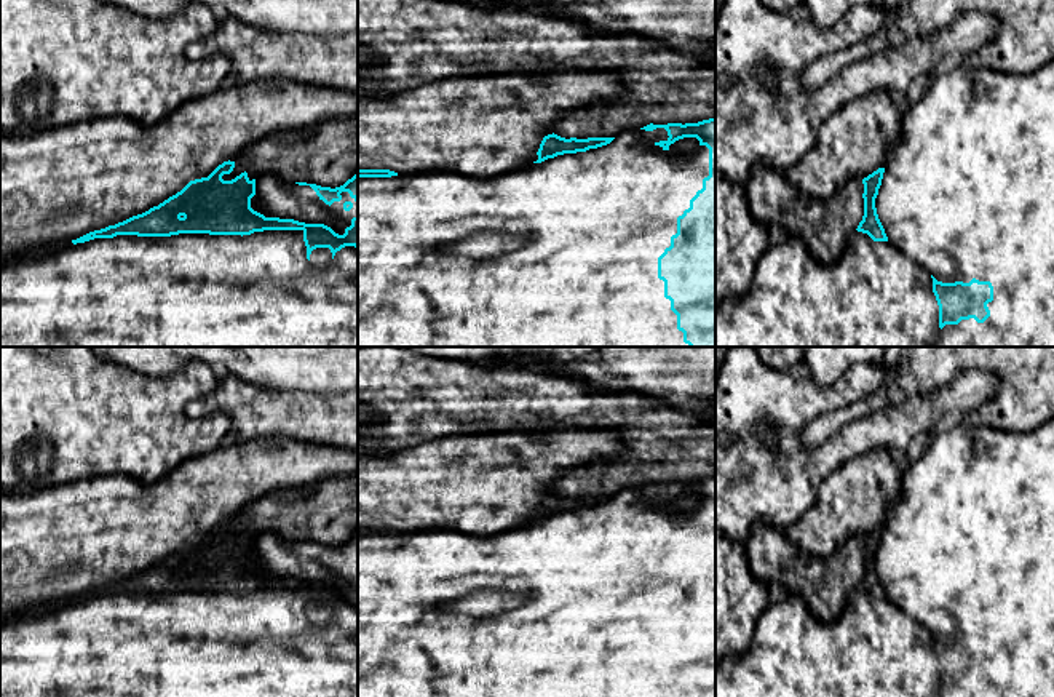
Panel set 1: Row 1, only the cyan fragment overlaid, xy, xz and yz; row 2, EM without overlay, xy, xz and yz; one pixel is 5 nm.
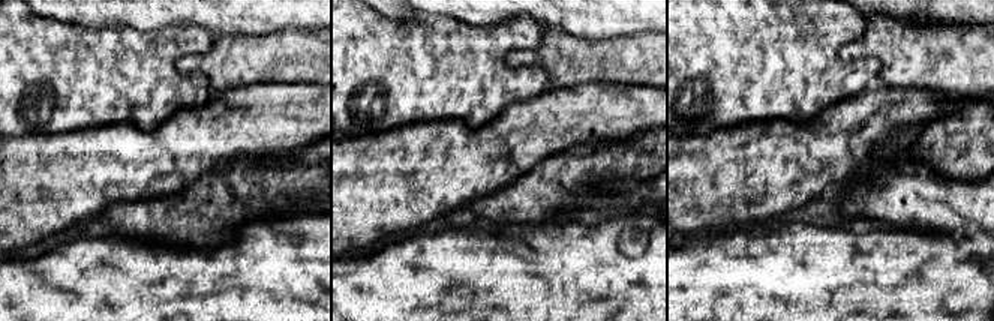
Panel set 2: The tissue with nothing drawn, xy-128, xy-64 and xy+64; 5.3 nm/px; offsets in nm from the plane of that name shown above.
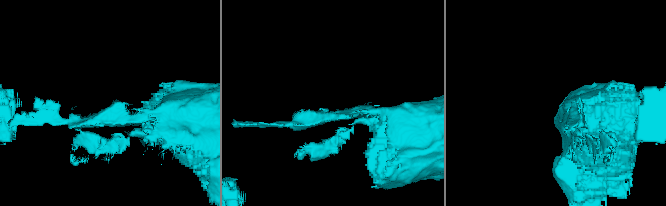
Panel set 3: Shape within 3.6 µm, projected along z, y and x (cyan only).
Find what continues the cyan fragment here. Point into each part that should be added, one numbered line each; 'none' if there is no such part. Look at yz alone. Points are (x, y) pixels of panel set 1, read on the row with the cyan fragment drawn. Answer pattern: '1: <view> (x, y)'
1: yz (968, 189)

